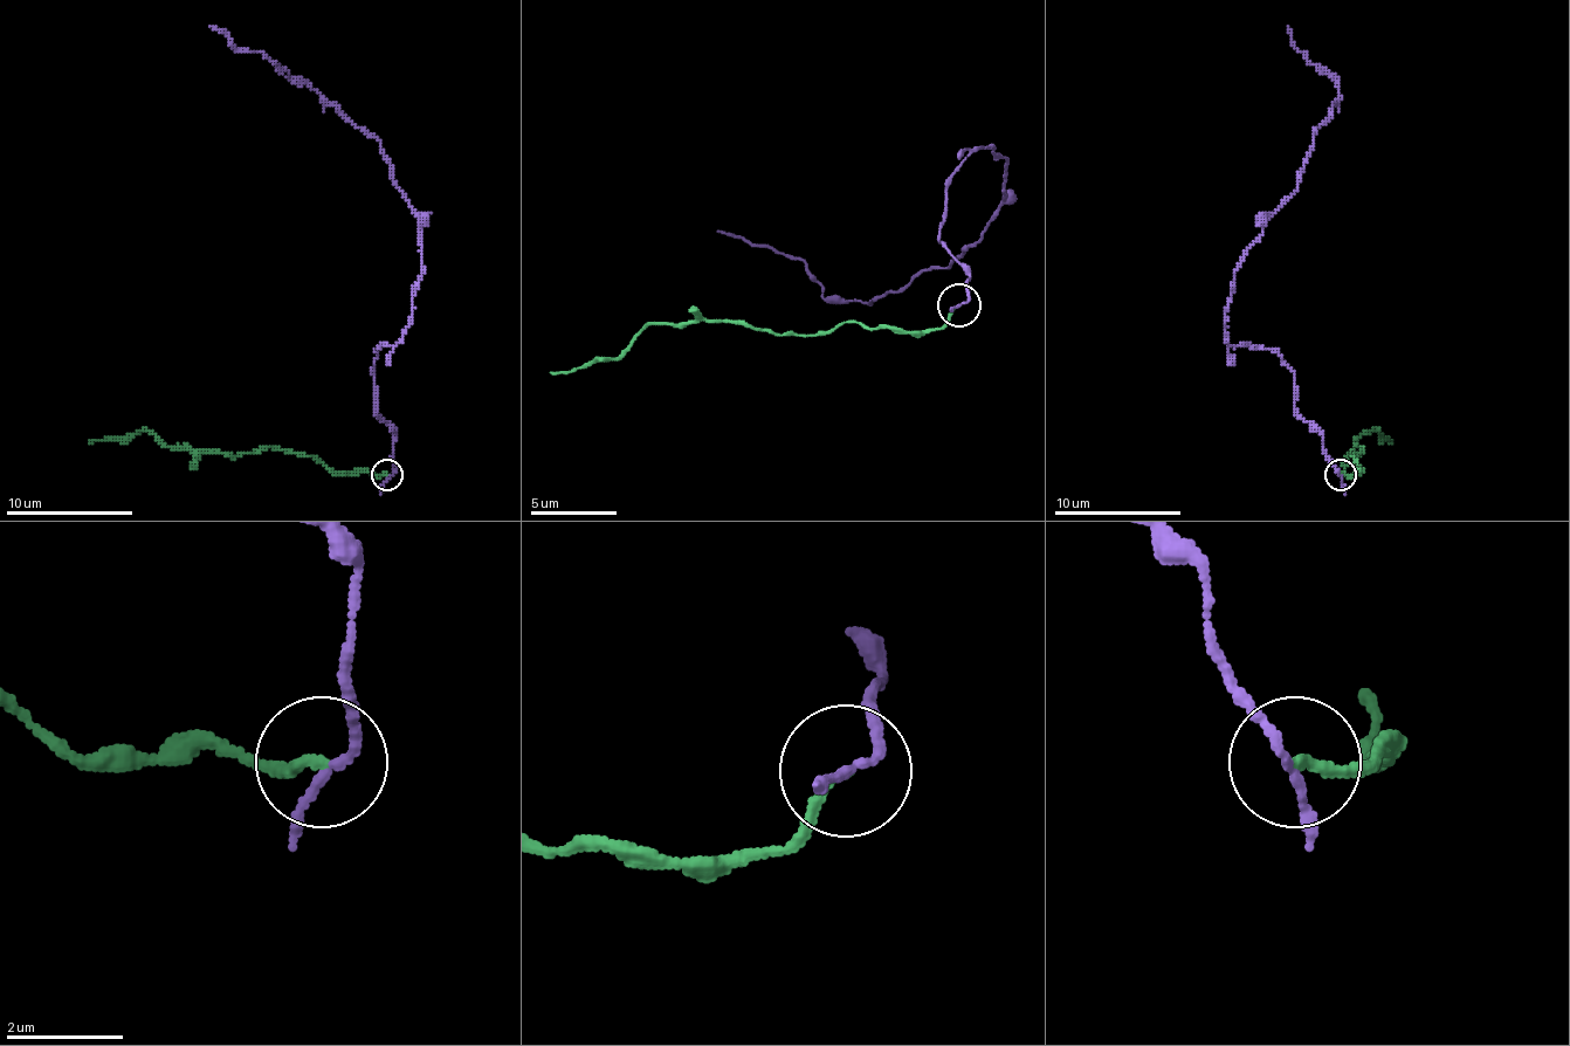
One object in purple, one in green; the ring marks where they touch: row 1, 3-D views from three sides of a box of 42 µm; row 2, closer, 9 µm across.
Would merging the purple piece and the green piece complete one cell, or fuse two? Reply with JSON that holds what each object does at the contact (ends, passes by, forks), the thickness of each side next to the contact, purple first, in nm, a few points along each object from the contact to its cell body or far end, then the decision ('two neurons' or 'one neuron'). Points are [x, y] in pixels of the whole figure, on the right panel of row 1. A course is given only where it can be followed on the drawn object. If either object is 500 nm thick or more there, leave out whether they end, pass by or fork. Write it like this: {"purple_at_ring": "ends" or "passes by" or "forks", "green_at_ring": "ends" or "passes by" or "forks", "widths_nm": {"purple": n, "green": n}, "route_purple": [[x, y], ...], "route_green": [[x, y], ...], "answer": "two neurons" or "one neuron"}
{"purple_at_ring": "passes by", "green_at_ring": "ends", "widths_nm": {"purple": 130, "green": 170}, "route_purple": [[1342, 475], [1294, 406], [1294, 371], [1227, 342], [1234, 269], [1297, 187], [1335, 102], [1338, 83], [1288, 26]], "route_green": [[1342, 475], [1361, 472], [1354, 456], [1363, 447], [1357, 456], [1351, 449], [1354, 444], [1376, 431], [1392, 444]], "answer": "two neurons"}

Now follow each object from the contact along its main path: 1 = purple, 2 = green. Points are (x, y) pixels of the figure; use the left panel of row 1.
1: (386, 475), (393, 431), (373, 371), (412, 314), (421, 219), (380, 143), (209, 26)
2: (386, 475), (330, 472), (310, 456), (279, 447), (232, 456), (162, 444), (139, 431), (89, 444)

